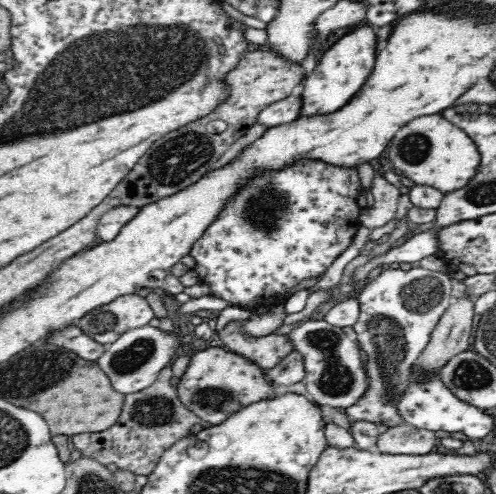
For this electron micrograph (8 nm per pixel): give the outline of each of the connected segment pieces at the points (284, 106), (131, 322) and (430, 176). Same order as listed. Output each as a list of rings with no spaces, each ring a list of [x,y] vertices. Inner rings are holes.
[[[297,89],[290,96],[261,110],[255,118],[255,123],[267,129],[274,128],[274,126],[282,126],[282,124],[290,124],[290,122],[297,120],[300,109],[301,93]]]
[[[130,293],[93,308],[74,323],[94,340],[109,345],[122,333],[146,326],[153,318],[154,310],[148,300]]]
[[[441,114],[414,118],[402,126],[389,142],[387,156],[409,184],[438,188],[444,194],[464,188],[474,176],[480,160],[469,135]]]

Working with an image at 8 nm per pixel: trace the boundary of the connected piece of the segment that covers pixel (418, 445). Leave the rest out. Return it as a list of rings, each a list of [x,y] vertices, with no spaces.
[[[404,423],[391,427],[379,437],[378,446],[384,454],[410,454],[423,456],[436,450],[436,434],[416,429]]]

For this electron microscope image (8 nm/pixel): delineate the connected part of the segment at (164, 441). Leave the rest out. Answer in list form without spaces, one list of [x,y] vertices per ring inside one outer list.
[[[168,364],[159,372],[152,386],[124,397],[122,412],[114,426],[98,433],[73,435],[69,438],[71,448],[78,450],[82,457],[97,461],[104,467],[114,464],[120,471],[135,476],[153,474],[164,452],[176,442],[191,436],[192,428],[201,422],[178,399],[176,387],[169,383],[172,376],[171,365]]]

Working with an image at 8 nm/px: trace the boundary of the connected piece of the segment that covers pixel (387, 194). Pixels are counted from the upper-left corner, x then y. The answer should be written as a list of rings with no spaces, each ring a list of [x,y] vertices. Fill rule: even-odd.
[[[384,172],[375,173],[371,183],[374,206],[365,208],[365,211],[363,207],[359,219],[361,226],[374,230],[374,228],[386,226],[396,216],[398,198],[401,193],[386,179]]]

